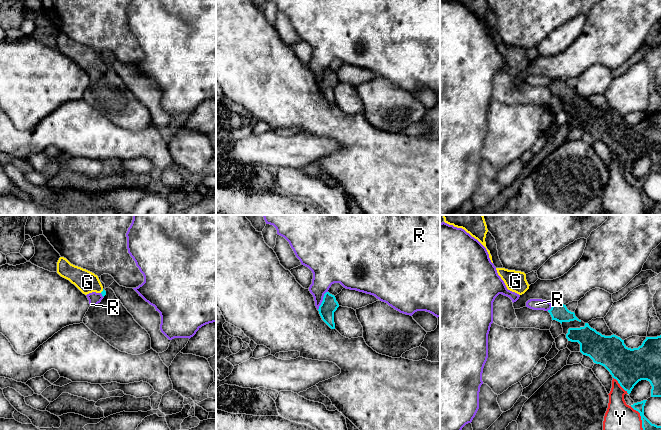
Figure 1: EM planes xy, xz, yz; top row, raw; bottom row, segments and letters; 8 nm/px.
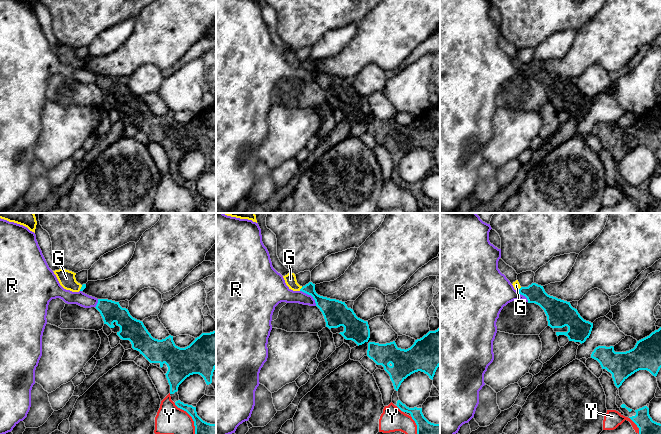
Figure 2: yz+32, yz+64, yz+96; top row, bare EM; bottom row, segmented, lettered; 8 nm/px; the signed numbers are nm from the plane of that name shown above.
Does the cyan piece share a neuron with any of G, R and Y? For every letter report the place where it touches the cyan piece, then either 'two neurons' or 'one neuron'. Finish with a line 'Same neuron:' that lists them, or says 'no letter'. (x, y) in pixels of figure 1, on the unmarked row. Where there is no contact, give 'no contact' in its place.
G: xy (102, 67) | one neuron
R: xz (323, 76) | two neurons
Y: yz (642, 197) | two neurons
Same neuron: G

